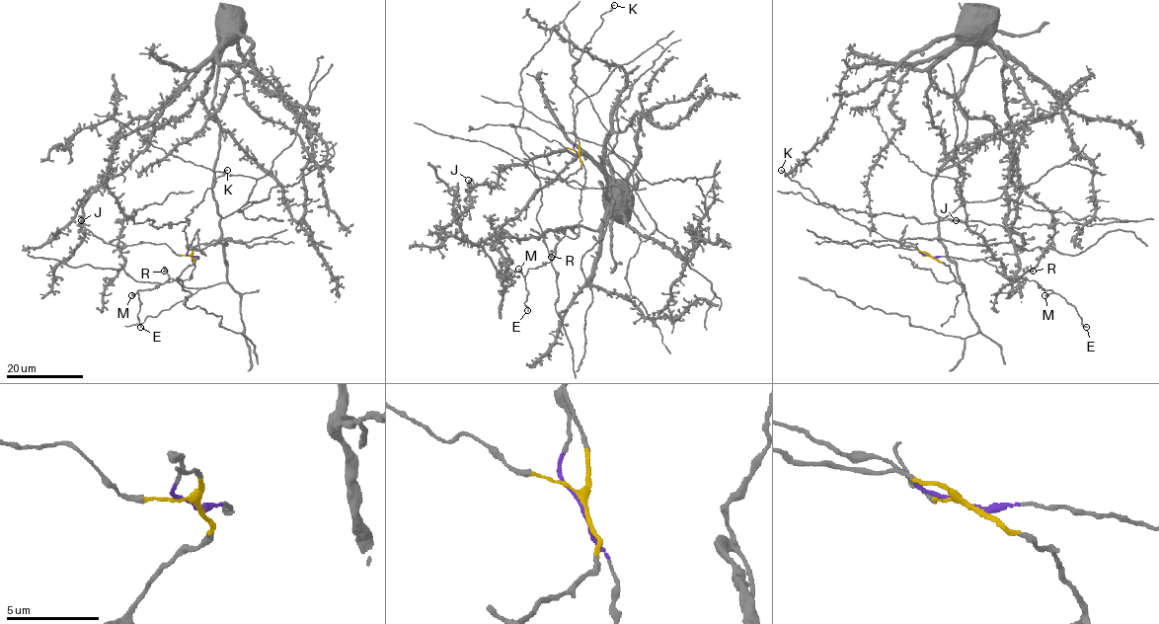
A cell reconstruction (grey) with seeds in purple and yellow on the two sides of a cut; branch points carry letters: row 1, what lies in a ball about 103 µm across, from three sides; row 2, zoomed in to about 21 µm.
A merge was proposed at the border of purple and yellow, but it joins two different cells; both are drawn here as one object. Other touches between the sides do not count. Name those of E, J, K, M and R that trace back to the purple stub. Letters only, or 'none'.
E, K, M, R

